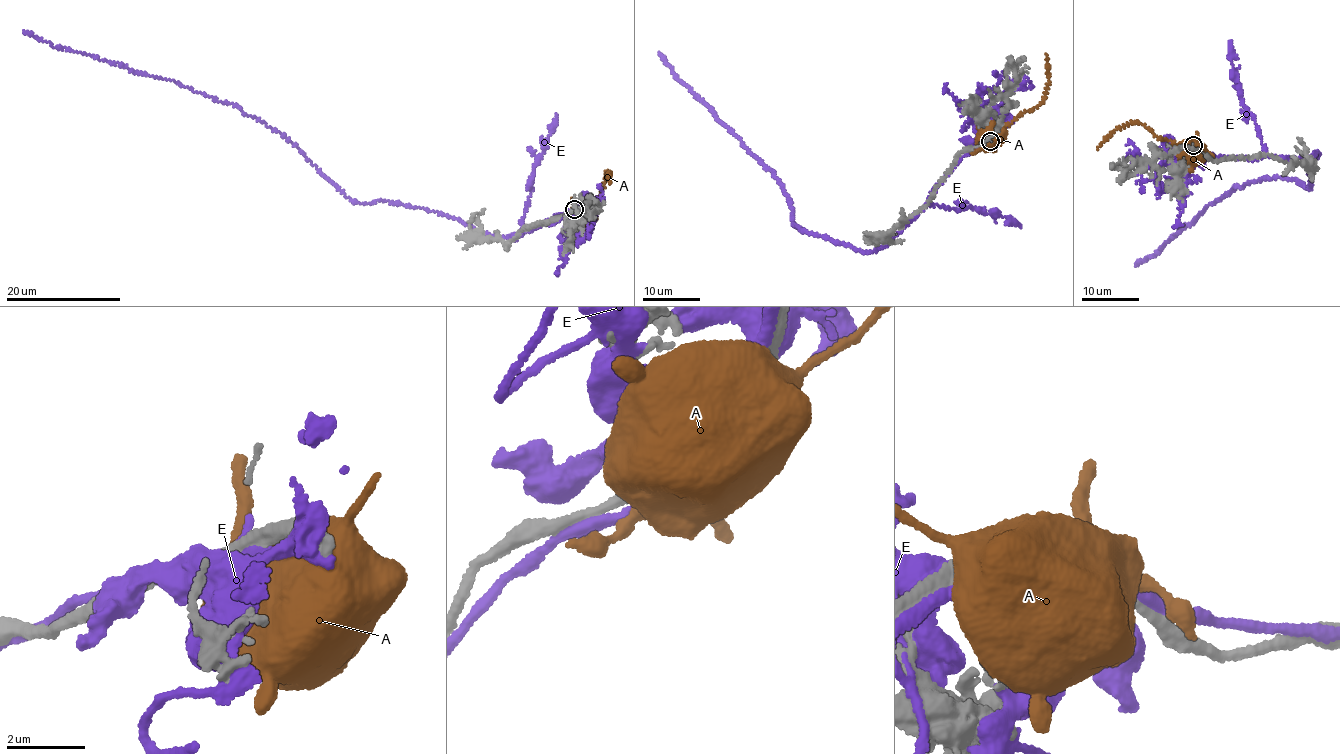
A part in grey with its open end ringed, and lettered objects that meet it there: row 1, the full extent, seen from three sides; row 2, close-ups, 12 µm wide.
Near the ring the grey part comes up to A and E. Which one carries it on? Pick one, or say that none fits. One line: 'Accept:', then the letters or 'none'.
Accept: none

